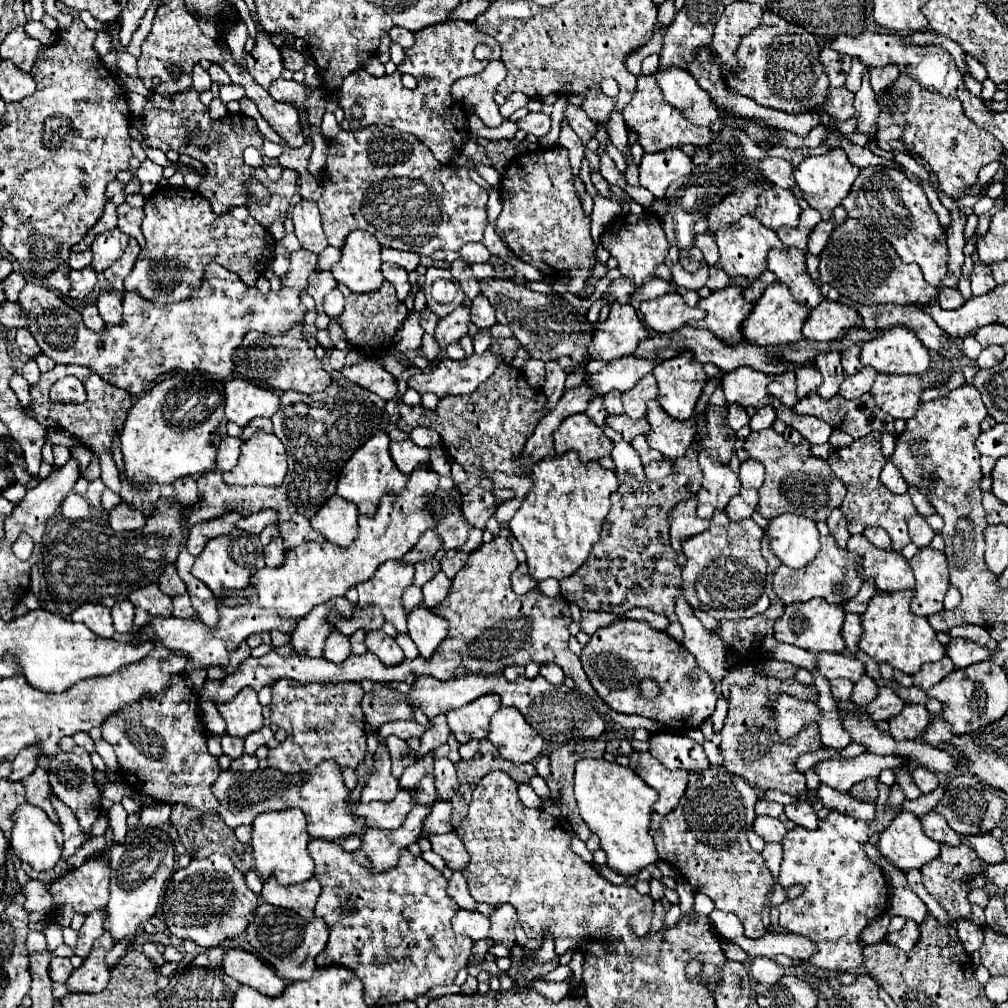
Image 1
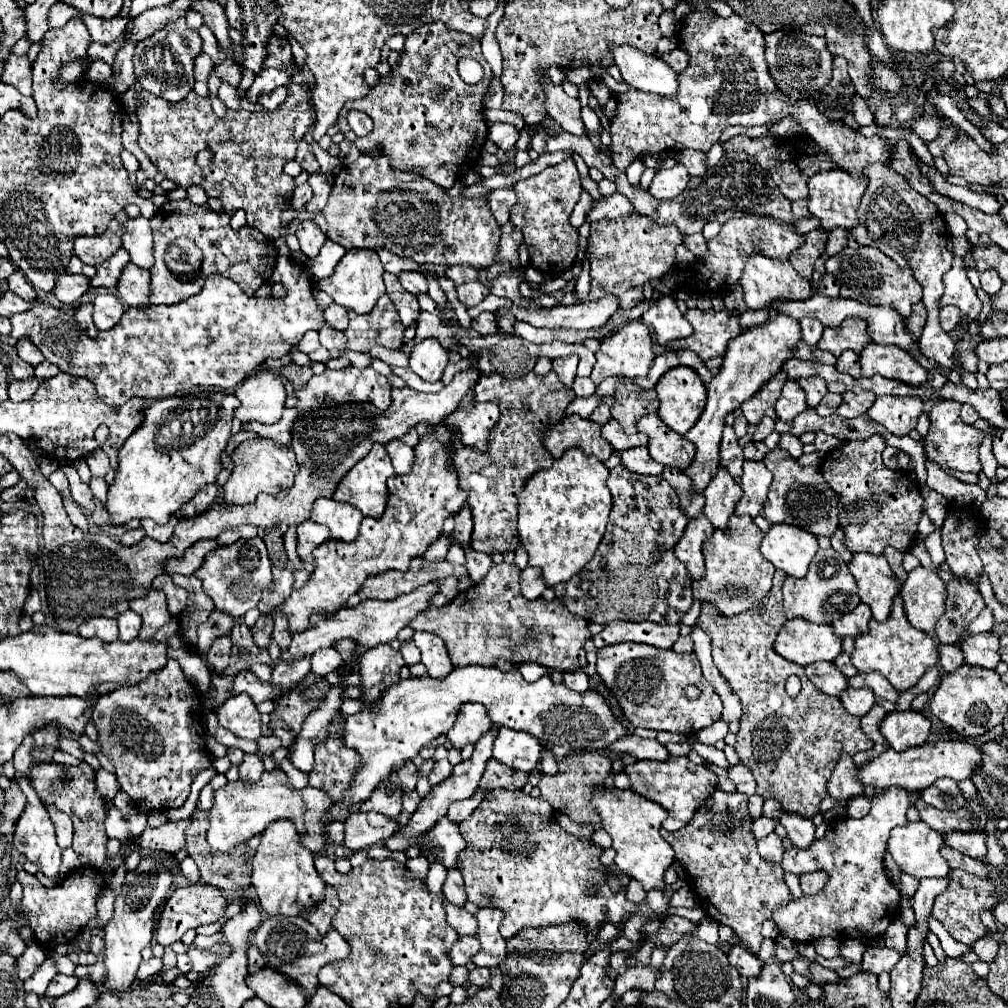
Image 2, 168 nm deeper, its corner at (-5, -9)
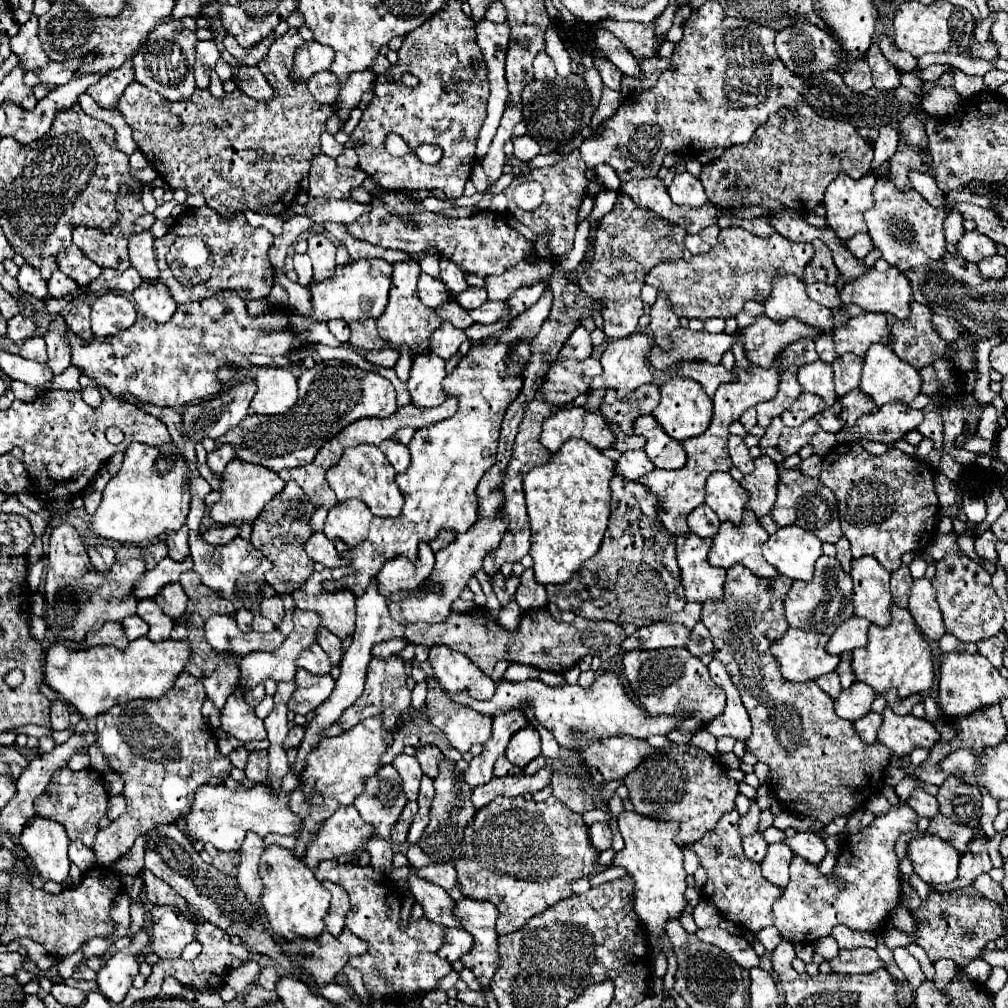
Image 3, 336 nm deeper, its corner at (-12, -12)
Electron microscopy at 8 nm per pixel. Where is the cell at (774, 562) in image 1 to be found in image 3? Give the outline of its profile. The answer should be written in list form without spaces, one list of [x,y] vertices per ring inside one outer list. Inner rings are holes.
[[[744,564],[730,566],[726,572],[724,596],[722,600],[706,600],[702,604],[702,622],[712,634],[714,658],[726,666],[750,714],[754,732],[746,740],[746,748],[752,750],[760,762],[770,766],[772,770],[770,782],[782,808],[786,812],[810,816],[820,820],[822,824],[830,824],[834,818],[838,816],[846,818],[860,808],[860,800],[856,800],[858,794],[862,794],[862,806],[866,804],[866,798],[870,798],[870,794],[876,792],[876,788],[880,786],[884,770],[890,764],[892,752],[882,744],[872,744],[872,746],[864,744],[858,738],[854,724],[834,714],[834,700],[828,694],[824,694],[814,680],[798,684],[798,682],[788,682],[786,678],[780,676],[780,666],[770,654],[770,644],[778,640],[788,628],[788,622],[784,618],[784,598],[790,586],[792,580],[788,576],[780,574],[774,580],[766,580],[766,578],[756,578]]]

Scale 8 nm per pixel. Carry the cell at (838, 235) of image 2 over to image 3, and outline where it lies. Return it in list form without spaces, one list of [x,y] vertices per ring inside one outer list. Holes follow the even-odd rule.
[[[856,234],[854,238],[850,238],[850,240],[846,240],[846,246],[848,246],[848,250],[856,256],[856,258],[866,258],[866,254],[874,248],[872,246],[872,238],[868,238],[868,234]]]

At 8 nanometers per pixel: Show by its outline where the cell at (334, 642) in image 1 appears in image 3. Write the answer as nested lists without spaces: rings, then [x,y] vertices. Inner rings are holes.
[[[312,644],[308,650],[300,652],[300,658],[296,658],[296,666],[304,668],[312,674],[328,674],[330,672],[328,654],[318,644]]]

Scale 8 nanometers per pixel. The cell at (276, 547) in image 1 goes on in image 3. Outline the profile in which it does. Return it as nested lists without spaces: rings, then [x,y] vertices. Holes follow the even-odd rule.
[[[276,594],[274,598],[264,600],[264,602],[262,602],[262,612],[260,612],[260,614],[266,616],[266,618],[270,618],[270,620],[274,622],[274,626],[278,628],[278,626],[282,624],[282,618],[284,618],[284,608],[282,608],[280,596]]]

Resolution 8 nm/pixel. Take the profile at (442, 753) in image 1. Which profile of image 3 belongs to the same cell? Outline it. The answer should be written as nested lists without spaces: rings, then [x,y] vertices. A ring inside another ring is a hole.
[[[428,744],[428,746],[418,746],[418,748],[416,748],[416,758],[420,760],[424,774],[426,774],[428,778],[436,778],[436,774],[438,774],[438,762],[440,762],[440,758],[442,758],[440,748],[436,748],[436,746],[432,746],[432,744]]]

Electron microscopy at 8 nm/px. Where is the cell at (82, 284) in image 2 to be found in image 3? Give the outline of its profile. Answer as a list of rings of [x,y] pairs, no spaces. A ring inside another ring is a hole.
[[[54,270],[54,274],[50,274],[50,278],[48,278],[48,294],[52,298],[64,298],[70,292],[74,292],[76,288],[78,288],[78,284],[72,282],[72,278],[62,274],[60,270]]]

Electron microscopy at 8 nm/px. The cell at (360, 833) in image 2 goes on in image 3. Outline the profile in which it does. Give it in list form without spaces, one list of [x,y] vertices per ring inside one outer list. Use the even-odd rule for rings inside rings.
[[[344,806],[324,822],[320,834],[308,844],[302,862],[316,870],[316,864],[324,860],[338,858],[342,854],[356,854],[364,848],[364,842],[374,836],[372,826],[368,826],[354,806]]]

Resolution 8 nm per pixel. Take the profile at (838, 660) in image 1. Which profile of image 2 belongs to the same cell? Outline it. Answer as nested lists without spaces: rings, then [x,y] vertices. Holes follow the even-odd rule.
[[[857,673],[855,677],[849,677],[847,679],[849,687],[853,689],[859,689],[859,687],[869,687],[875,691],[877,697],[883,697],[883,699],[889,699],[889,701],[897,701],[897,691],[893,689],[893,685],[881,675],[881,673]]]

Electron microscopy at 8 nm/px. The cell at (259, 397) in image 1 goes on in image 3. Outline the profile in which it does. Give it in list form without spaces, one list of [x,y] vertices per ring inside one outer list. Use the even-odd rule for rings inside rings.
[[[278,366],[258,368],[256,382],[258,392],[250,404],[256,414],[282,414],[296,404],[298,384],[296,374],[292,370]]]

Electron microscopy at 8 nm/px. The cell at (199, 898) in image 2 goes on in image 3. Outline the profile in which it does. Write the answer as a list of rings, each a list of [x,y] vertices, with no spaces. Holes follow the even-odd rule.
[[[156,906],[150,912],[152,952],[162,960],[180,958],[186,944],[194,940],[194,922],[172,906]]]

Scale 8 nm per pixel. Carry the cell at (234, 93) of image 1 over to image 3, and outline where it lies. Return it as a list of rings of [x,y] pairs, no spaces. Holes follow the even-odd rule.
[[[308,42],[296,52],[294,66],[292,66],[292,72],[294,72],[292,78],[308,82],[312,74],[320,70],[328,70],[332,64],[332,58],[334,58],[334,50],[330,46],[324,46],[320,42]]]

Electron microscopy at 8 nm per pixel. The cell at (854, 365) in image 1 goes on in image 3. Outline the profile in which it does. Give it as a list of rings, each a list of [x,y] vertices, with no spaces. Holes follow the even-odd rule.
[[[844,354],[838,356],[832,364],[834,370],[834,384],[836,384],[836,394],[844,396],[850,390],[860,386],[860,372],[862,372],[862,358],[856,358],[854,354]]]

